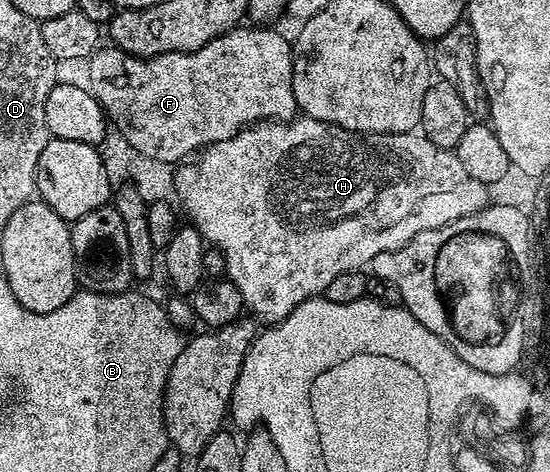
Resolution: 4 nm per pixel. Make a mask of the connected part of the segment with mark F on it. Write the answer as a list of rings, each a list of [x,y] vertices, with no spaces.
[[[237,27],[229,33],[223,33],[220,37],[215,37],[206,47],[198,51],[189,53],[163,53],[157,57],[135,57],[129,53],[124,53],[118,48],[104,47],[97,48],[87,62],[88,81],[90,92],[96,98],[98,104],[104,108],[107,113],[109,122],[129,141],[130,145],[137,149],[142,155],[148,156],[149,159],[158,159],[162,163],[168,163],[175,166],[185,159],[191,158],[208,146],[218,143],[222,139],[230,139],[239,129],[246,129],[250,125],[256,124],[257,121],[286,121],[289,122],[297,116],[296,100],[294,99],[294,87],[292,86],[292,46],[293,42],[288,41],[280,33],[275,33],[272,27],[248,27],[244,29]]]

